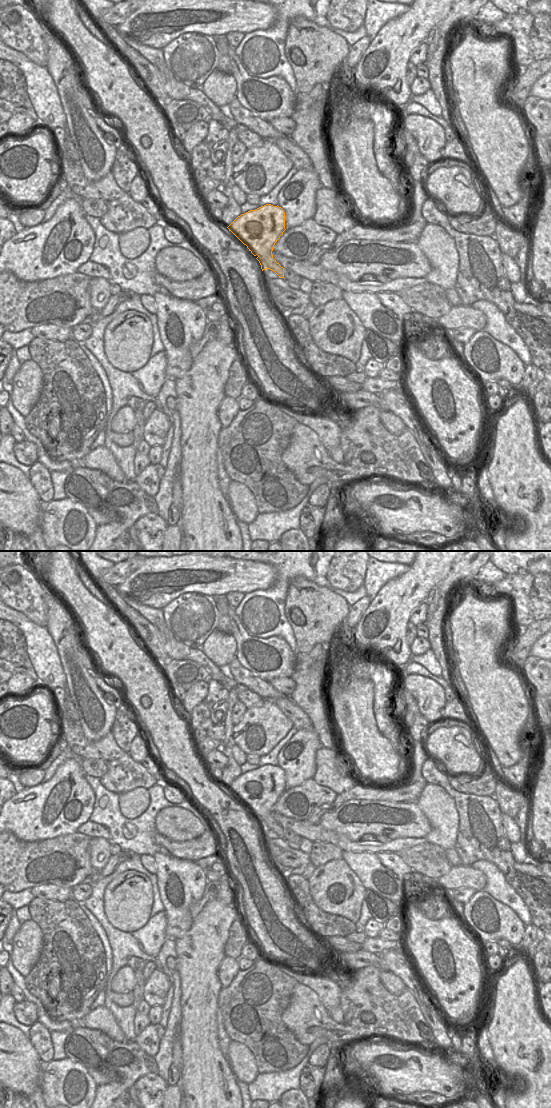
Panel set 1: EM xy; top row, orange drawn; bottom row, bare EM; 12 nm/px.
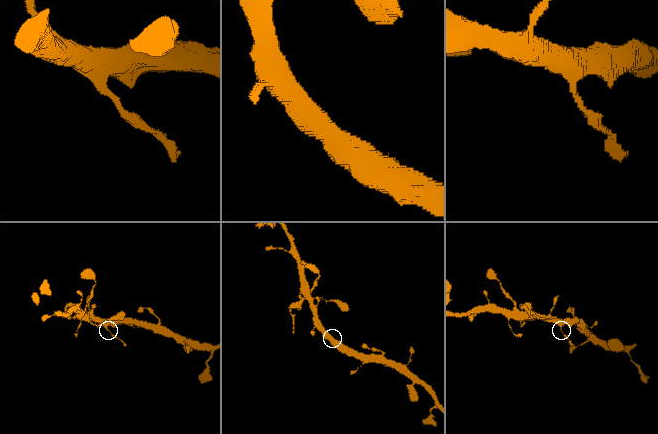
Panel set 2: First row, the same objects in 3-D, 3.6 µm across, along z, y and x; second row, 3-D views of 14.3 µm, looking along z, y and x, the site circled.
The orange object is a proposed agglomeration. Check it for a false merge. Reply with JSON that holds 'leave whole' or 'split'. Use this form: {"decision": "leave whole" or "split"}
{"decision": "leave whole"}

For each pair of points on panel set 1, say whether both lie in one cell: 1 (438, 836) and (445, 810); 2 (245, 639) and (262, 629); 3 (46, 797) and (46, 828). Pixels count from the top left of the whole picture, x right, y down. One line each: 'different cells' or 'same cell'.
1: same cell
2: different cells
3: same cell

